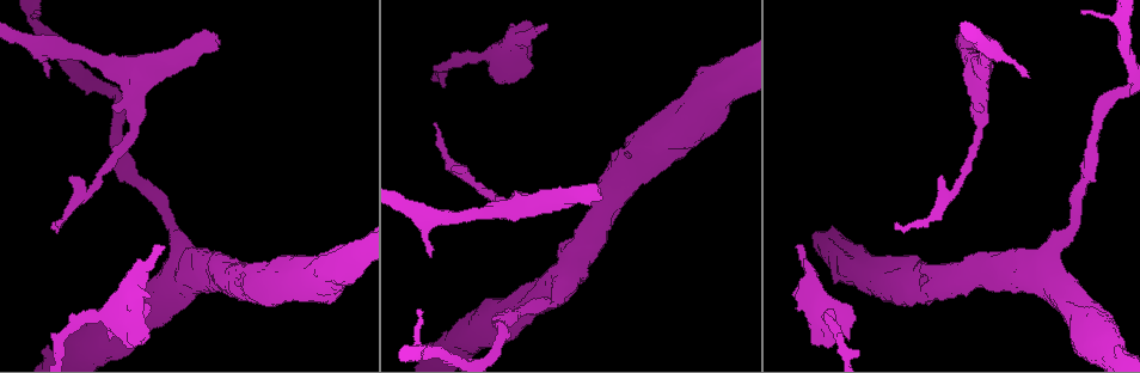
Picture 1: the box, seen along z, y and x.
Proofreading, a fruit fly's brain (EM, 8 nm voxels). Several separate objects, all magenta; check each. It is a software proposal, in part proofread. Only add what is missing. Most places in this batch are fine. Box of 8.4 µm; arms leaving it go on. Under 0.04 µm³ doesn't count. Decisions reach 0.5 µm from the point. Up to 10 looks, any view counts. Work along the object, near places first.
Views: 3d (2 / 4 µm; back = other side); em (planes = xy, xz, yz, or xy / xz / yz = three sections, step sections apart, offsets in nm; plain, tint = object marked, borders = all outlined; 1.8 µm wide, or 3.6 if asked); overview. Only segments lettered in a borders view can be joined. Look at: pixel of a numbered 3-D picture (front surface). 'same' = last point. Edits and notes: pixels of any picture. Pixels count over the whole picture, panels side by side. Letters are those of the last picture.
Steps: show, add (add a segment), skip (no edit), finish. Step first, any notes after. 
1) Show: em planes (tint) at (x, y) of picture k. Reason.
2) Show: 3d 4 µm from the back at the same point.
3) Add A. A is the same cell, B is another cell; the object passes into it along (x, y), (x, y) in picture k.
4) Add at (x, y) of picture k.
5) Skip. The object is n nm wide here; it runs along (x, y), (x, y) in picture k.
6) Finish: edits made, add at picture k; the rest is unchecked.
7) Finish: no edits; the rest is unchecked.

Show: 3d 2 µm at (941, 179) of picture 1. Tapers out.

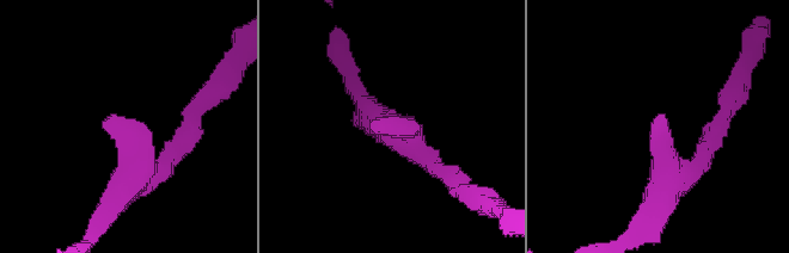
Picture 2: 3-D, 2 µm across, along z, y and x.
Show: em xy step 4 (borders) at (371, 128) of picture 2. Need the tissue.

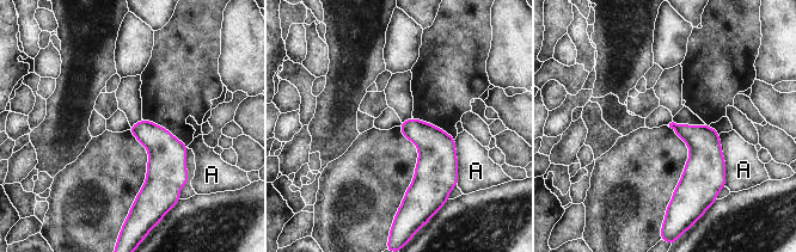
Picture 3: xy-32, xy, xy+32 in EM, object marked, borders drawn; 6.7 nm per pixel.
Show: em planes (borders) at the same point. Another direction.

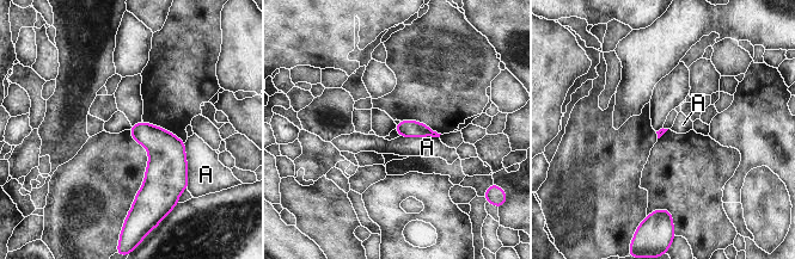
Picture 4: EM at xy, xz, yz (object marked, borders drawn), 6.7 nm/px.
Skip. A is another cell; a border runs along (184, 142), (188, 187) in picture 4; none of them fits.

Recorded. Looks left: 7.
Show: 3d 2 µm at (112, 110) of picture 1. Free end.

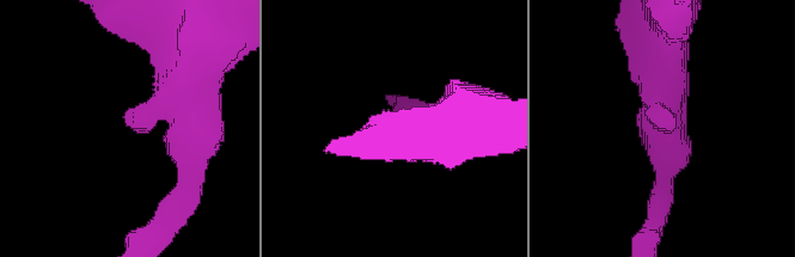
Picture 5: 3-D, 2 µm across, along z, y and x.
Show: em xz step 4 (borders) at (127, 122) of picture 5.

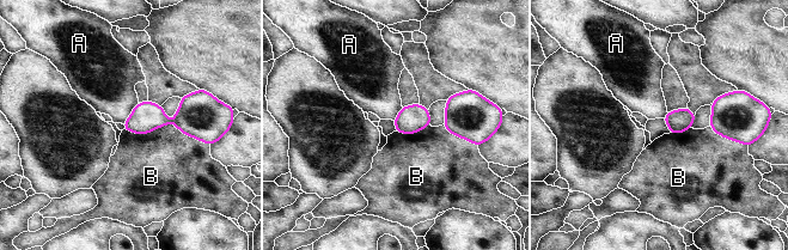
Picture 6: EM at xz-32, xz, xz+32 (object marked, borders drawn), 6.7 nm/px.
Show: em planes (borders) at the same point. Cut it another way.

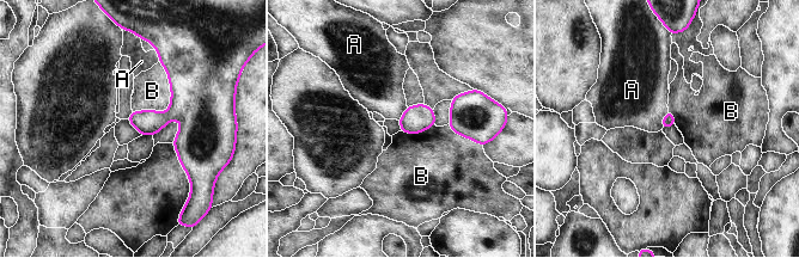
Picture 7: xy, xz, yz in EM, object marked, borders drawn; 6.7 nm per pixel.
Skip. The longest contact is with B, 380 nm; A and B are other cells; a border runs along (668, 109), (660, 129) in picture 7; none of them fits.

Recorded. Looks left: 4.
Show: em planes (tint) at (49, 77) of picture 1. Free end.

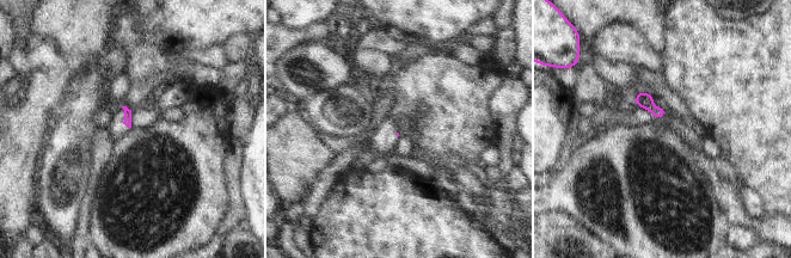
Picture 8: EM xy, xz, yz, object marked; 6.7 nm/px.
Show: em planes (borders) at the same point. What lies round it.

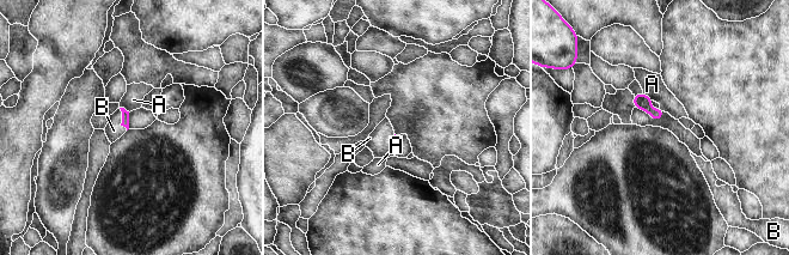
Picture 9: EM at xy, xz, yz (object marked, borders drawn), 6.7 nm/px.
Add at (114, 131) of picture 9. B is the same cell, A is another cell; the object passes into it along (124, 114), (122, 119), (114, 131) in picture 9; it goes on there.

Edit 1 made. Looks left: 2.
Show: em yz step 8 (tint) at (163, 247) of picture 1. An open end.

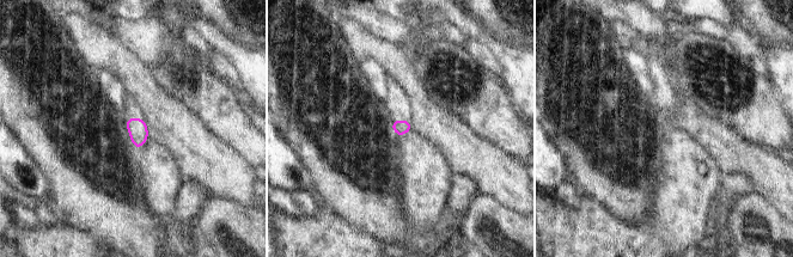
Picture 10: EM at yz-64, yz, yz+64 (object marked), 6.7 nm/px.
Show: em planes (borders) at the same point. Cut it another way.

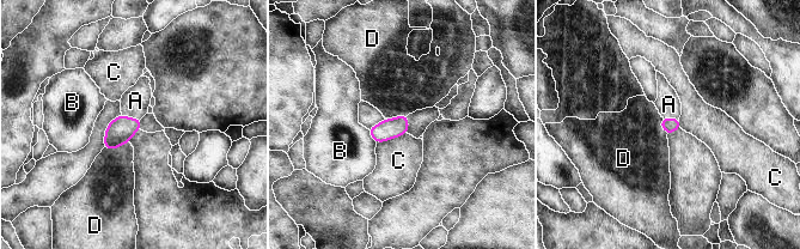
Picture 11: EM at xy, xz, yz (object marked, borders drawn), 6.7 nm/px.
Add at (135, 101) of picture 11. The longest contact is with C, 220 nm; A is the same cell, B, C and D are other cells; the object passes into it along (120, 131), (130, 119), (135, 101) in picture 11; the neuron continues.

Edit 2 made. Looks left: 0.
Finish: edits made, add at picture 9, add at picture 11; the rest is unchecked.

